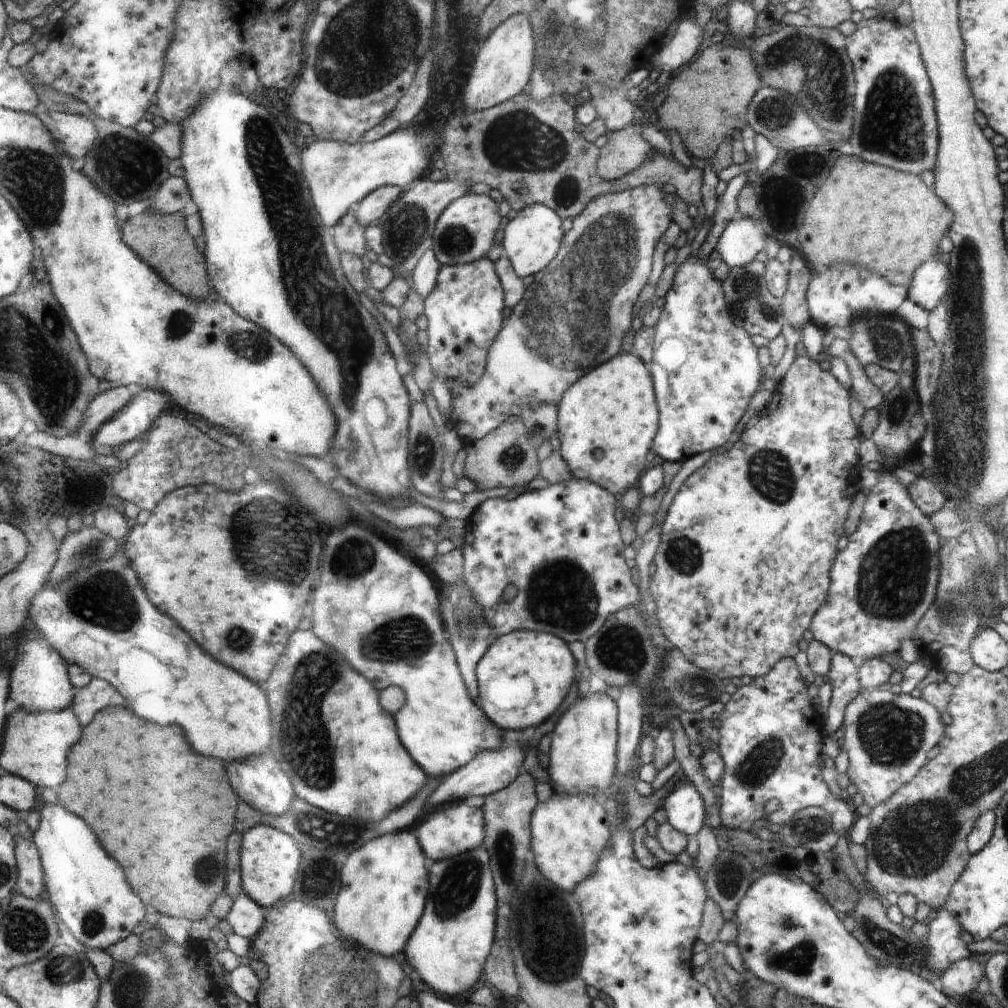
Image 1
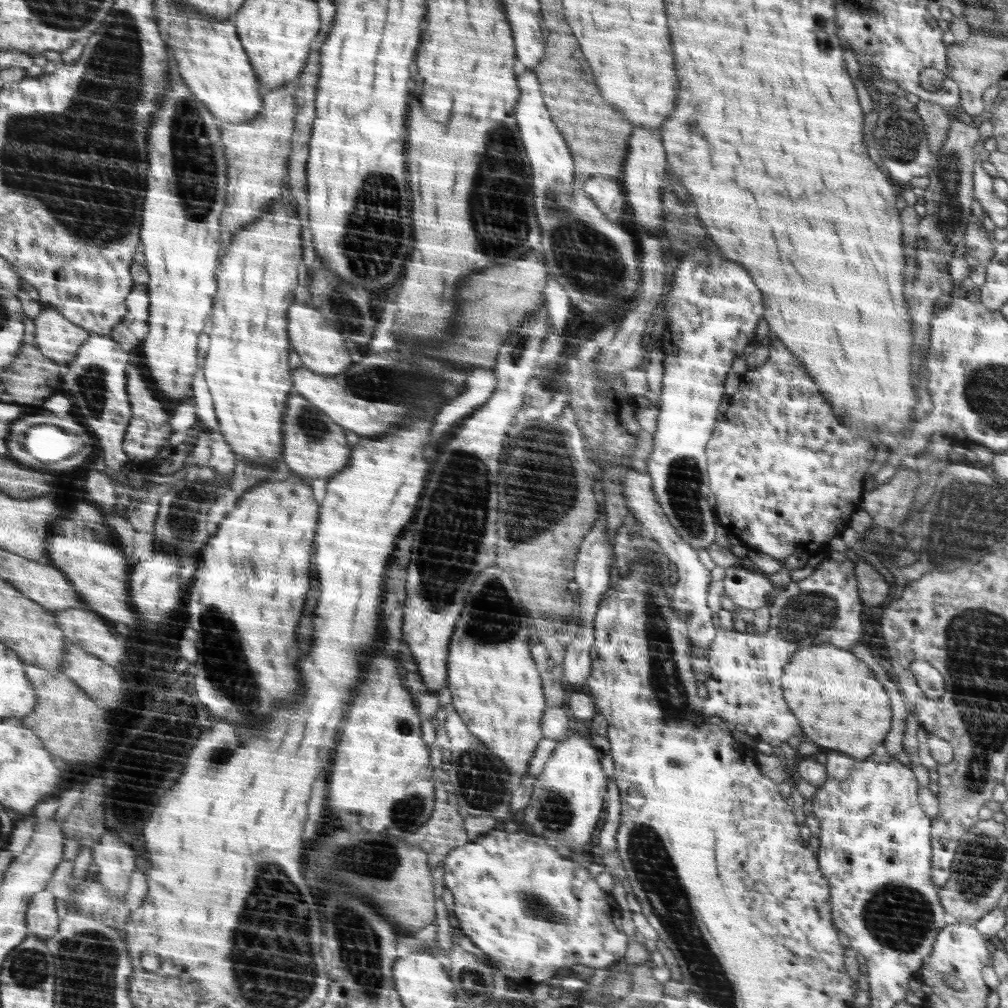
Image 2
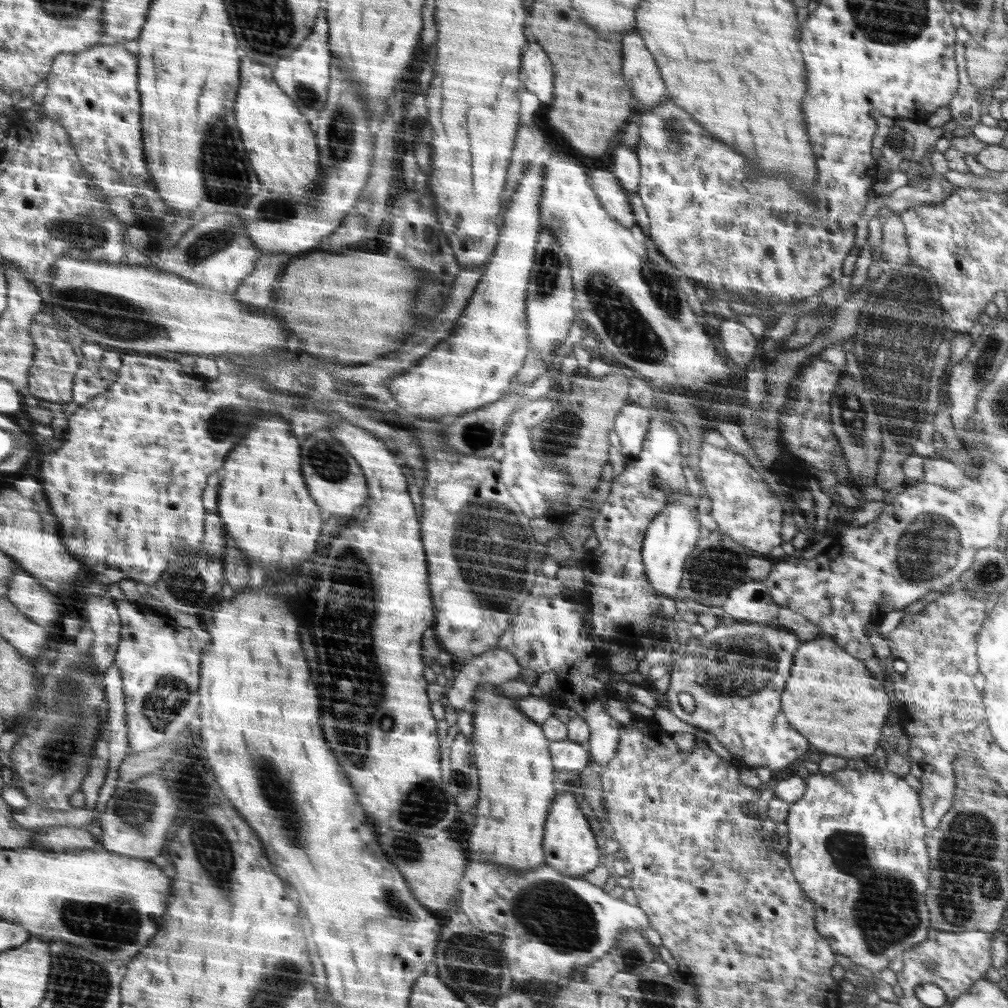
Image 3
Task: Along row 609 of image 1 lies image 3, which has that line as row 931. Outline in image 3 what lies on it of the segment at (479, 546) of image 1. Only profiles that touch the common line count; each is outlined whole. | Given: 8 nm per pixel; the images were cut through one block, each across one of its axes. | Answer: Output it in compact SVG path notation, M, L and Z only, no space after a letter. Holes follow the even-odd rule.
M474 860L466 866L457 911L464 913L474 928L497 937L504 957L507 958L512 980L522 986L530 984L532 980L556 982L566 978L570 972L590 966L602 956L606 957L626 928L641 932L650 924L649 916L641 907L628 904L623 898L619 899L598 886L592 886L584 876L565 875L548 865L524 873L514 873L497 864Z

